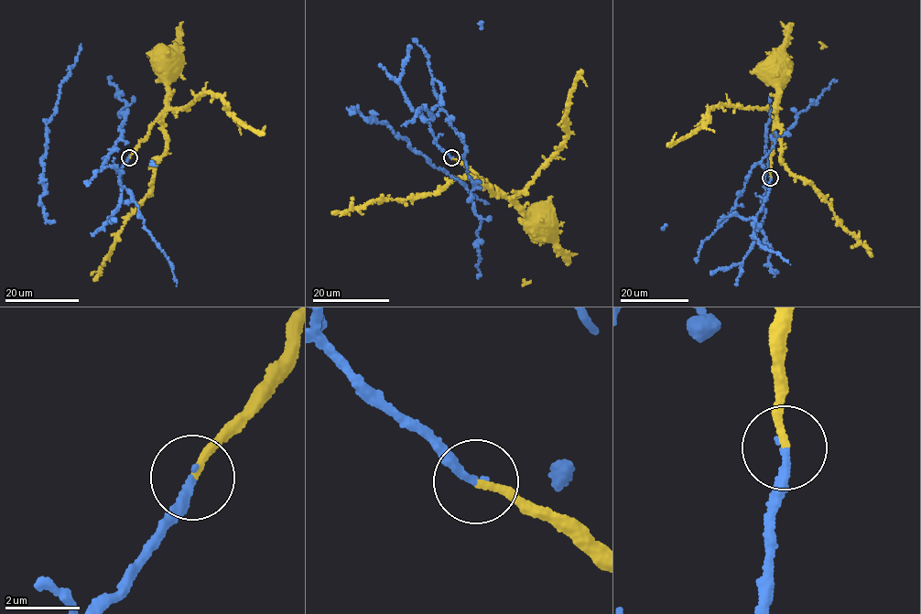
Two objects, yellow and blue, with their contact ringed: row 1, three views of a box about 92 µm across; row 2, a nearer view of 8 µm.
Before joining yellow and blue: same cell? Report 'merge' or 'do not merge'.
merge

